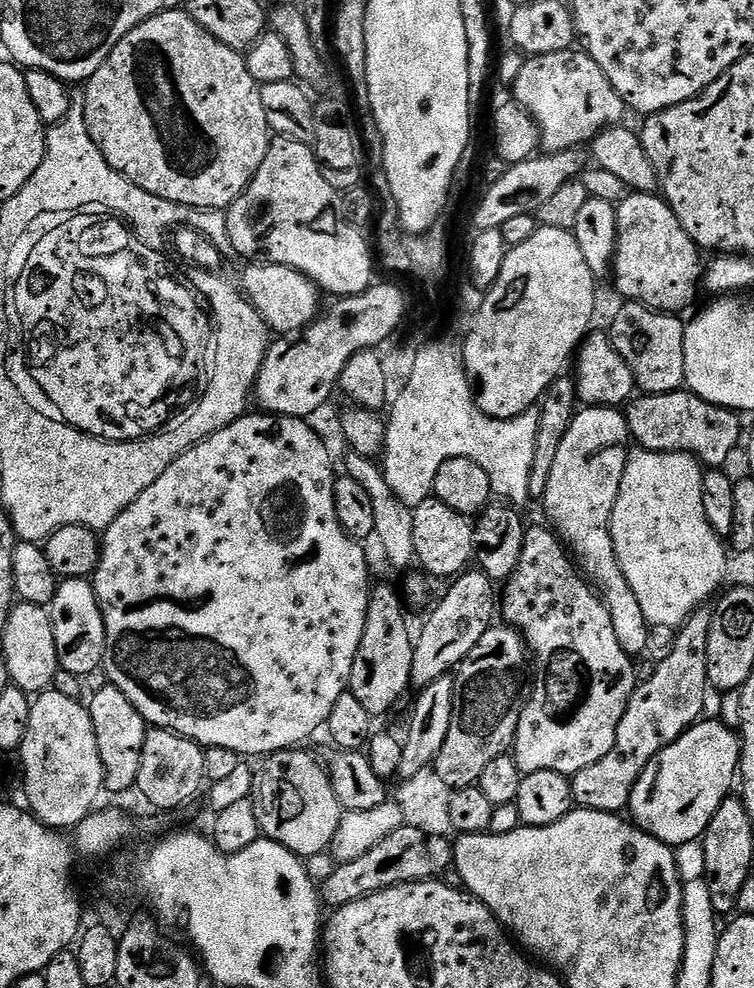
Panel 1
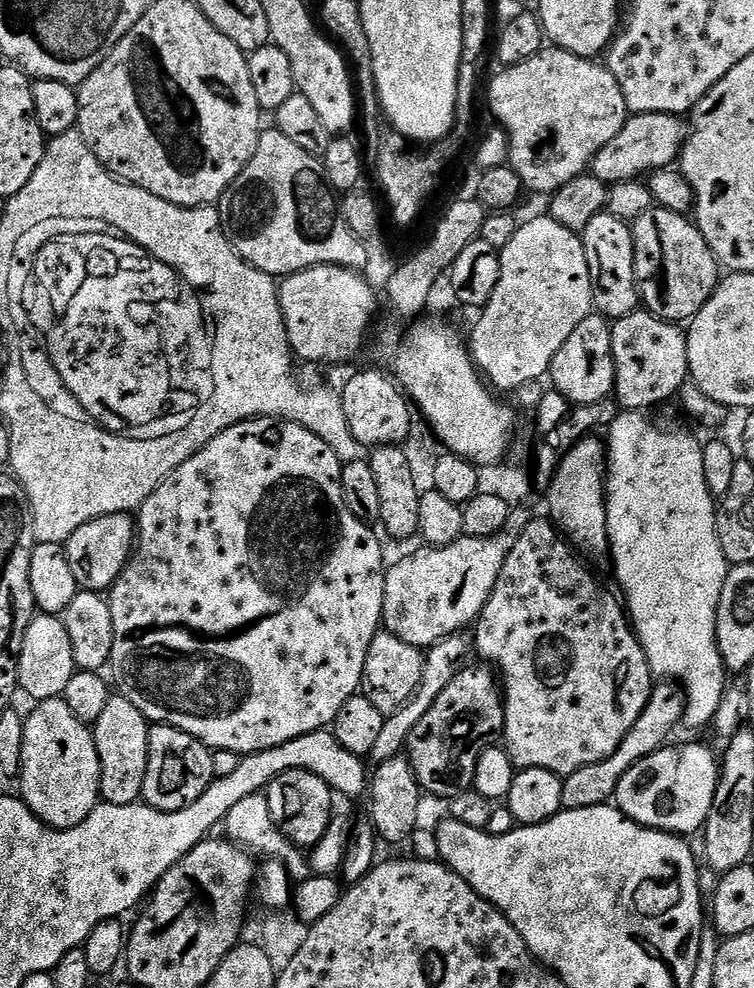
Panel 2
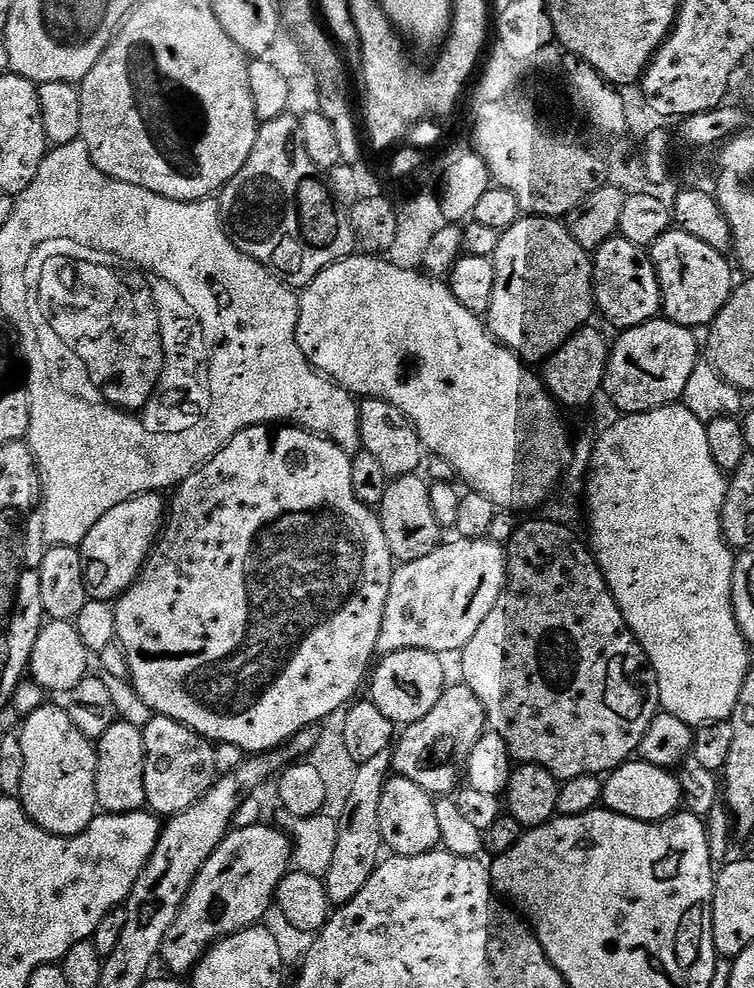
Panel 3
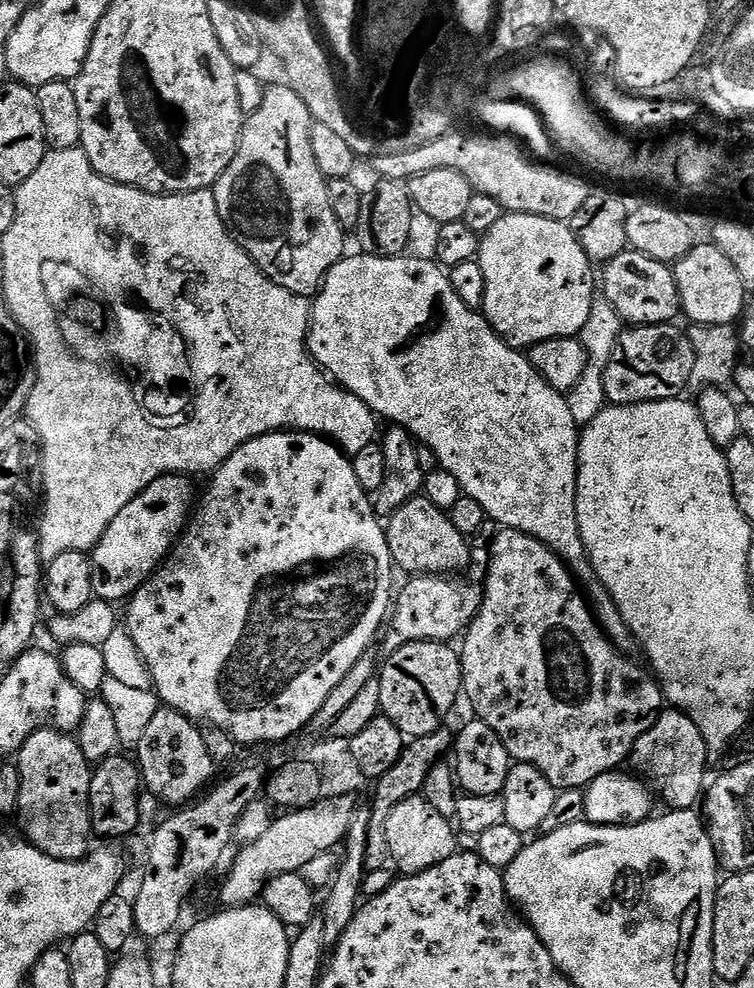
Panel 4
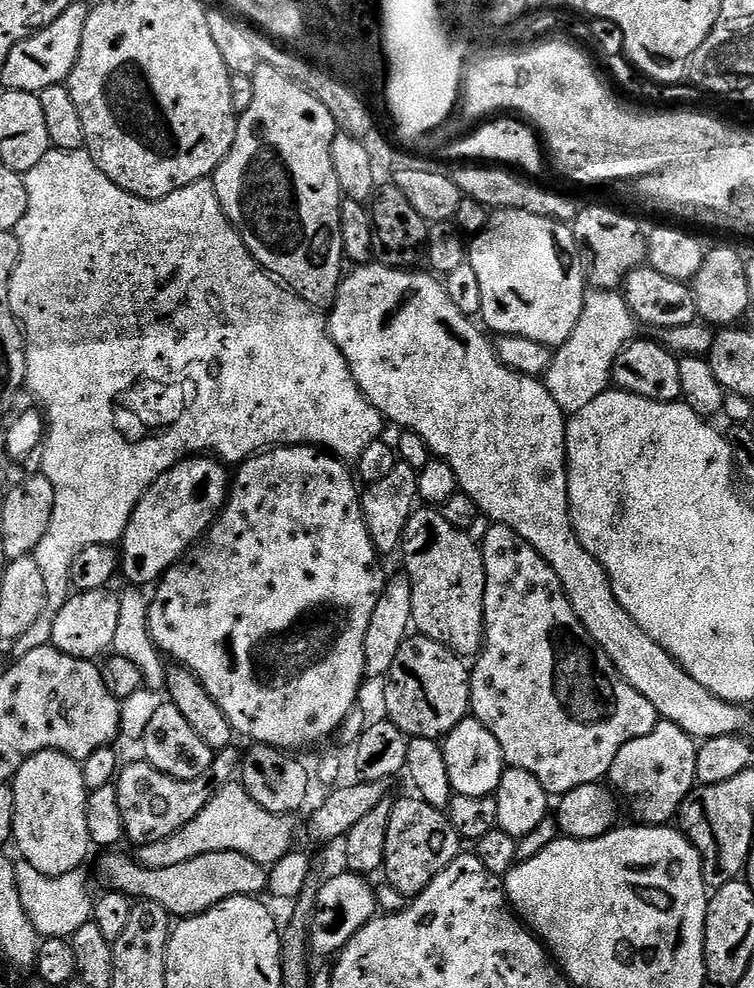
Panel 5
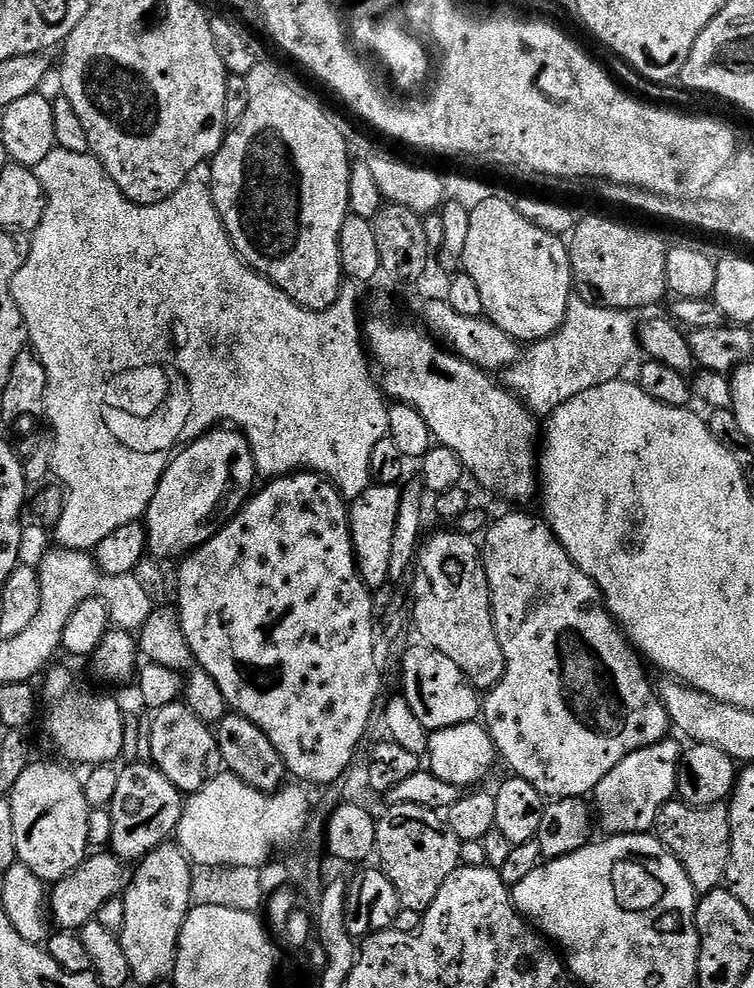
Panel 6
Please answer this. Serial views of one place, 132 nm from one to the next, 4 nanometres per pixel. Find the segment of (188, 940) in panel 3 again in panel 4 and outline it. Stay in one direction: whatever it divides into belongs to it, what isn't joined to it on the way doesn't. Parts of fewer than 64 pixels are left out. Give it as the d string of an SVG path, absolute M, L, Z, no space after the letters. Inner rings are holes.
M352 794L324 796L310 806L277 815L266 834L262 834L262 838L245 843L241 847L244 849L233 858L232 865L220 884L219 903L230 908L239 908L242 904L259 901L270 878L283 872L300 872L306 862L310 862L316 855L332 852L337 846L343 845L352 821L352 813L358 807L355 798L357 797Z

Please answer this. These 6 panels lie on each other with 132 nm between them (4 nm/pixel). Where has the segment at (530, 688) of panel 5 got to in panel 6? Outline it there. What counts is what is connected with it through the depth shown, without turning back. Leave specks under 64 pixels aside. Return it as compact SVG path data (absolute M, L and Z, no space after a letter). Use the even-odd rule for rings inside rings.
M524 510L516 511L520 512L512 512L509 516L502 517L497 524L495 521L487 529L486 535L483 537L485 540L482 540L482 555L488 575L488 585L492 591L492 611L496 615L496 629L503 638L504 653L508 662L503 679L497 682L483 697L482 720L488 733L492 736L492 741L496 744L499 759L503 763L505 760L516 771L513 773L519 779L530 782L530 786L534 786L534 790L538 790L544 797L552 800L584 798L592 794L598 784L628 755L643 748L654 746L669 735L668 710L660 698L659 691L655 687L652 689L652 684L648 681L643 666L640 665L641 653L637 651L631 639L622 631L616 617L609 612L604 593L600 591L600 587L575 564L570 554L560 544L559 538L552 532L552 527L549 524L539 515L537 515L538 517L527 516Z

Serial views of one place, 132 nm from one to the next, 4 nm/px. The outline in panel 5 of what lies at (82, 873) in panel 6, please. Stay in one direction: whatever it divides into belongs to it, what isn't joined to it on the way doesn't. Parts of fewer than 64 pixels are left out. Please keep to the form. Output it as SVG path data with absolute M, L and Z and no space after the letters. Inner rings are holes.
M108 850L103 853L100 860L100 880L103 886L110 892L121 892L141 901L149 900L158 906L162 906L173 918L187 918L197 916L214 906L218 902L226 902L226 898L235 896L255 896L268 892L269 869L263 864L254 862L254 858L246 858L246 854L237 852L211 852L210 854L198 854L198 858L190 858L186 862L178 862L178 866L166 866L165 868L146 868L135 855L127 856L121 850Z

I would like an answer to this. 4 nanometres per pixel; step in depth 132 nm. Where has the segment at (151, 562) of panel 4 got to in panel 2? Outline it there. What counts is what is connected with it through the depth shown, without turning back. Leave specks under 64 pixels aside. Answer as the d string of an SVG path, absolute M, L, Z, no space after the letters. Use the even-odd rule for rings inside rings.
M127 512L106 514L102 518L94 518L74 530L68 543L64 545L64 553L70 562L70 571L76 579L77 589L85 592L107 593L112 583L122 574L132 557L132 549L138 535L138 524Z

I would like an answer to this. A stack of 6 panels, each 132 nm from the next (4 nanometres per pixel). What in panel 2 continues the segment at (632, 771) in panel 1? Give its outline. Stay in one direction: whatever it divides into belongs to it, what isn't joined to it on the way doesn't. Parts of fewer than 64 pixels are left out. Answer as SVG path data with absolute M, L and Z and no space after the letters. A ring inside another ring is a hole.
M657 683L652 689L652 698L648 701L646 710L642 710L638 722L634 722L634 726L618 746L618 750L614 750L614 754L610 754L610 758L606 758L602 762L582 766L582 770L574 770L574 774L563 777L562 802L564 808L582 810L590 806L609 803L615 797L616 787L622 774L626 774L626 770L630 770L630 766L634 766L642 758L654 754L659 748L665 747L669 743L668 735L676 727L678 729L681 727L685 703L684 689L679 683Z

